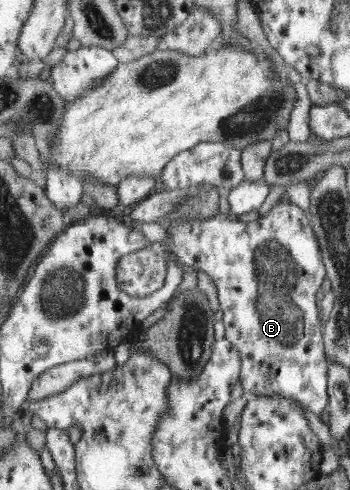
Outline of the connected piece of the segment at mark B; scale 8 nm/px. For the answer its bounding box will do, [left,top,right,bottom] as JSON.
[117,201,329,415]

